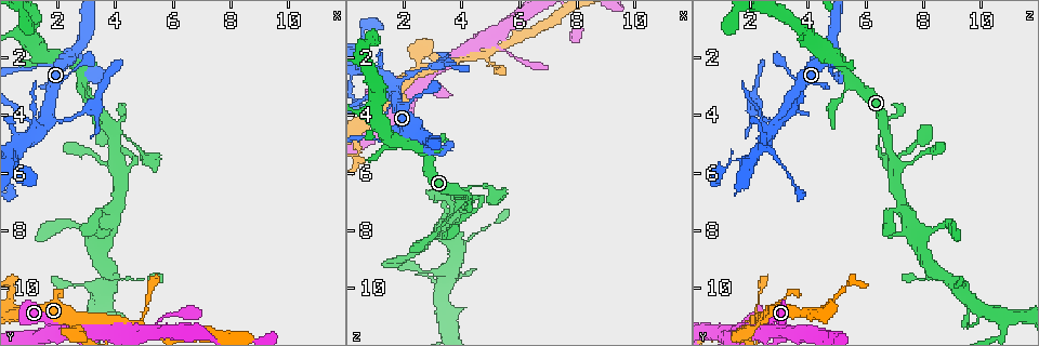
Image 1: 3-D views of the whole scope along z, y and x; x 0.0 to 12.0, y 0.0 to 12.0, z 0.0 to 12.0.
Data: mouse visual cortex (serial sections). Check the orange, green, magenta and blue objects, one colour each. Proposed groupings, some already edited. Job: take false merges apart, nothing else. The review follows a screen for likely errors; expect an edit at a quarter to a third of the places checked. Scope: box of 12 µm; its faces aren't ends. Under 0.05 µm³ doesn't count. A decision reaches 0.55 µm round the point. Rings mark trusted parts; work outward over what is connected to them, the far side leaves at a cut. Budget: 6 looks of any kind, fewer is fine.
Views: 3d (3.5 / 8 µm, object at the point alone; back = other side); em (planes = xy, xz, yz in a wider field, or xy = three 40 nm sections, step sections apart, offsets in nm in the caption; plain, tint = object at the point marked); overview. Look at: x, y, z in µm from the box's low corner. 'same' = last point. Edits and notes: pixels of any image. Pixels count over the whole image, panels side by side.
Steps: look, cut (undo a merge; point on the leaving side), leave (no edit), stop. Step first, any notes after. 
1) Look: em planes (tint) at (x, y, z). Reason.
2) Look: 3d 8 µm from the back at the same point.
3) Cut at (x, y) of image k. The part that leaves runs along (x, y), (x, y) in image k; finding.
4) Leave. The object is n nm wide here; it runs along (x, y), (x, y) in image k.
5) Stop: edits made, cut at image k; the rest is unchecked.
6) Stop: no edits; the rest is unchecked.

Look: 3d 3.5 µm at (2.5, 11.3, 2.6). Thin neck.

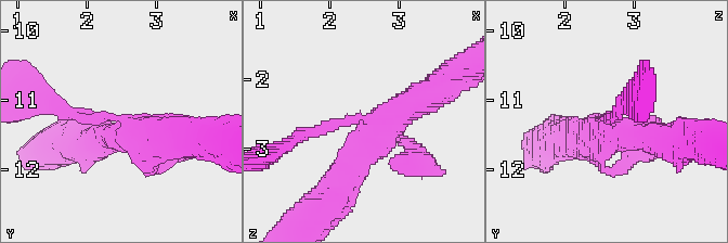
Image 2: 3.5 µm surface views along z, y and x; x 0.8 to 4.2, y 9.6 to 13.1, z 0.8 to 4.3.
Look: em xy step 2 (tint) at (2.55, 11.25, 2.60). 4 arms meet here; the arms are 150, 200, 450, 450 nm wide.

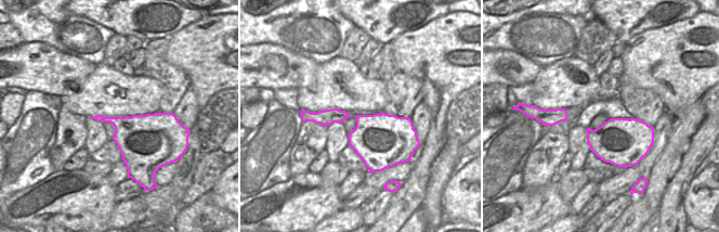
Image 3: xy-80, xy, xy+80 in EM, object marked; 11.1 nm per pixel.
Leave. It runs along (298, 137), (355, 117), (385, 125), (425, 98) in image 2; one cell here.

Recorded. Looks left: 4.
Look: 3d 3.5 µm from the back at (1.7, 4.1, 3.1). Abrupt turn.

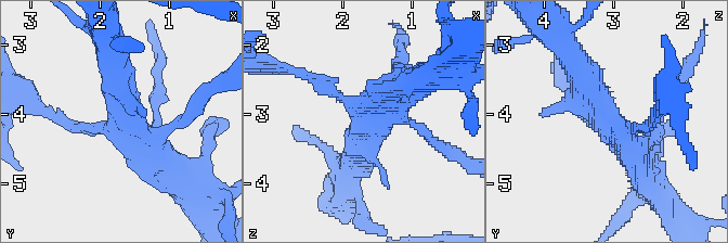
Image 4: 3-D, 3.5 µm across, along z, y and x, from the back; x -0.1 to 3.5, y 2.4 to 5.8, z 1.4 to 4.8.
Look: em planes (plain) at (1.65, 4.10, 3.05). 4 arms meet here; the arms are 150, 150, 400, 450 nm wide; shape alone is not enough.

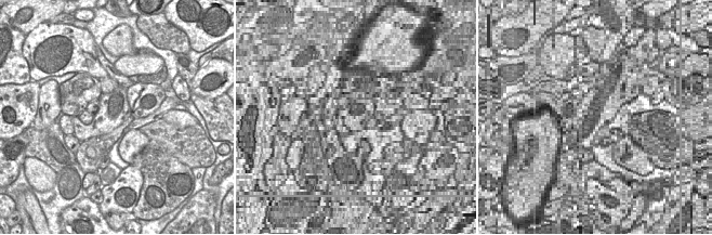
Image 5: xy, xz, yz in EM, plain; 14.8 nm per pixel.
Look: em planes (tint) at the same point. With the object marked.

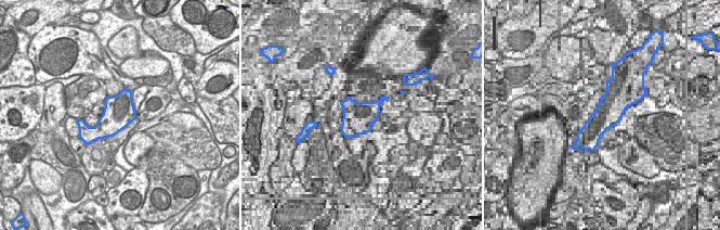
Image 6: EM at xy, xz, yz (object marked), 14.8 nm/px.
Leave. It runs along (573, 61), (600, 112), (642, 168) in image 4; one cell here.

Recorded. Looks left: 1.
Stop: no edits; the rest is unchecked.

